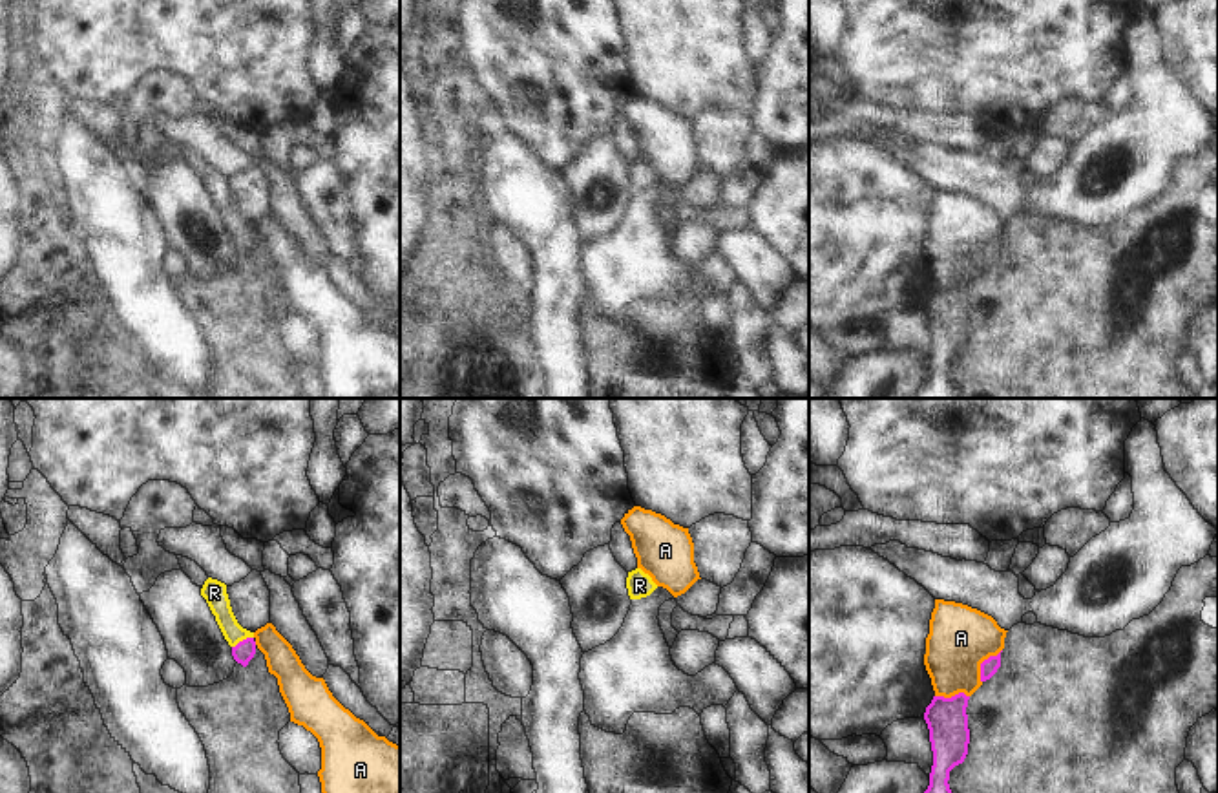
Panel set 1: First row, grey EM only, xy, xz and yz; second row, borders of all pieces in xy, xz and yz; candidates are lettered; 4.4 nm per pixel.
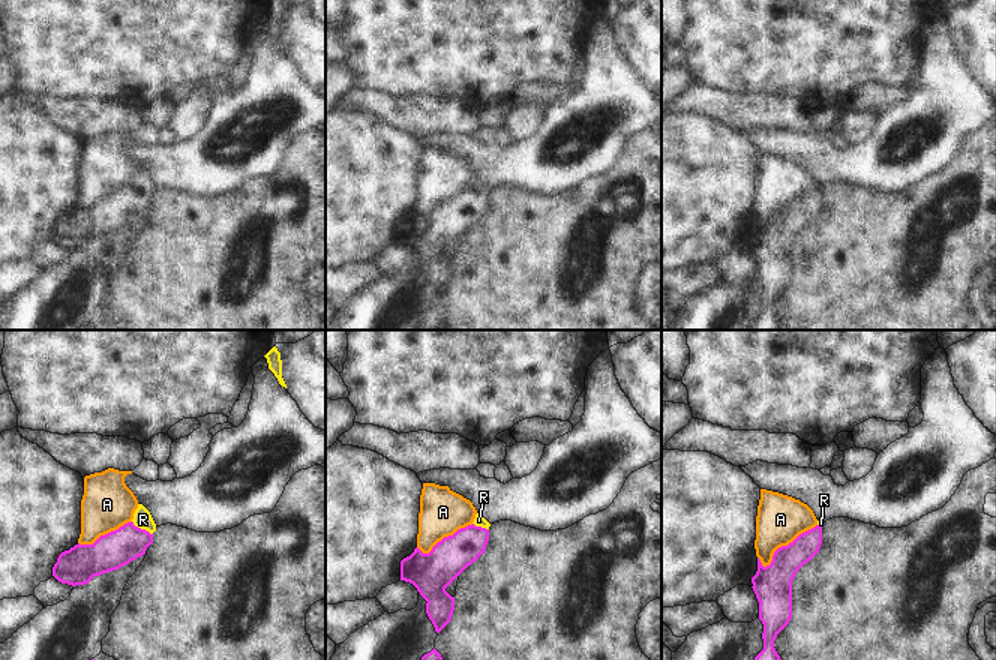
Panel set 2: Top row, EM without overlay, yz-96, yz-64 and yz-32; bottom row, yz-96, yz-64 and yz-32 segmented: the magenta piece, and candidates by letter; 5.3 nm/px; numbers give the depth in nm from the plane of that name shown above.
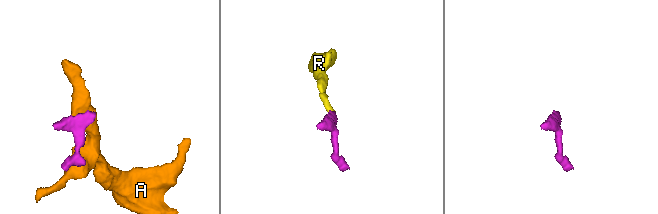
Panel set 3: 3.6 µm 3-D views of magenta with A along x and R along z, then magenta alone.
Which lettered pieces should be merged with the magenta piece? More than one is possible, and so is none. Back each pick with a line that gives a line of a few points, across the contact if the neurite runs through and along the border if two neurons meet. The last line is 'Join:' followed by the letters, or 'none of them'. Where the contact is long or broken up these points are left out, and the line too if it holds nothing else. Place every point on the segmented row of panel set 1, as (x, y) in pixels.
R: line xy (243, 651), (241, 642), (230, 629), (214, 592)
Join: R

